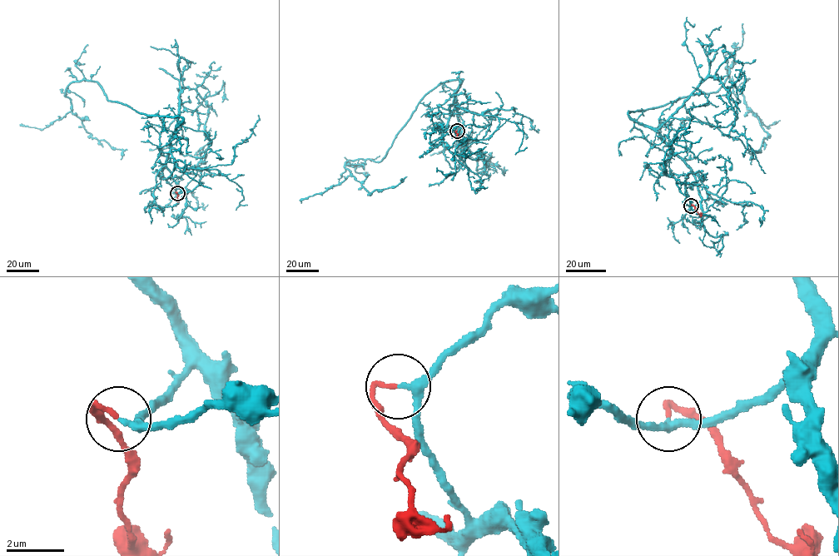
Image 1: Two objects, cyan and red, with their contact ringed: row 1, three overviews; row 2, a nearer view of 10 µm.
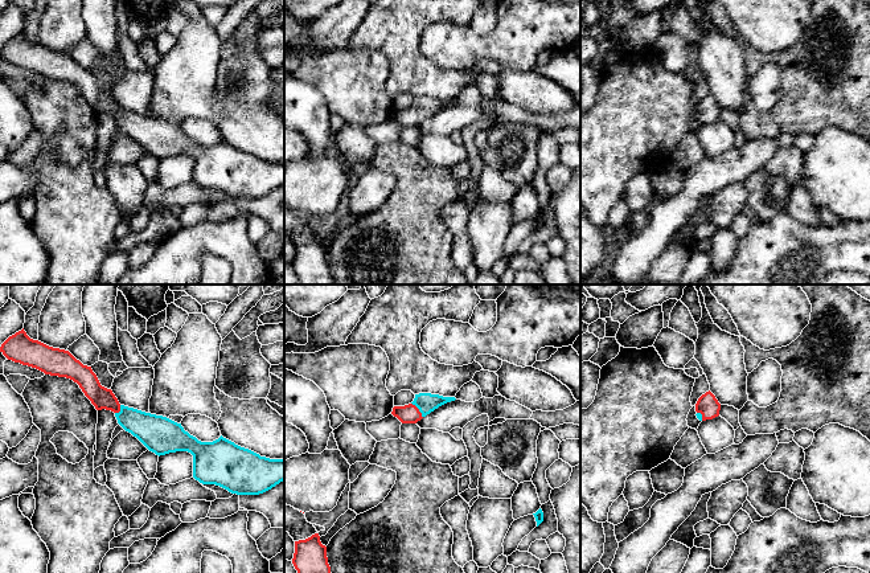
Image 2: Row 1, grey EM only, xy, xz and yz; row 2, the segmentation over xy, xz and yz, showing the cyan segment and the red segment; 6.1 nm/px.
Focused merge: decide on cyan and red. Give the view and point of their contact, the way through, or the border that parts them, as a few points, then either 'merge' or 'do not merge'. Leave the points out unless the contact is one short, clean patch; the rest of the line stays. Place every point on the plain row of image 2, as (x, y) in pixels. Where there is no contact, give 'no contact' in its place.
meets cyan in xz at (419, 114); runs through xz (426, 106), (419, 114), (409, 117); merge

